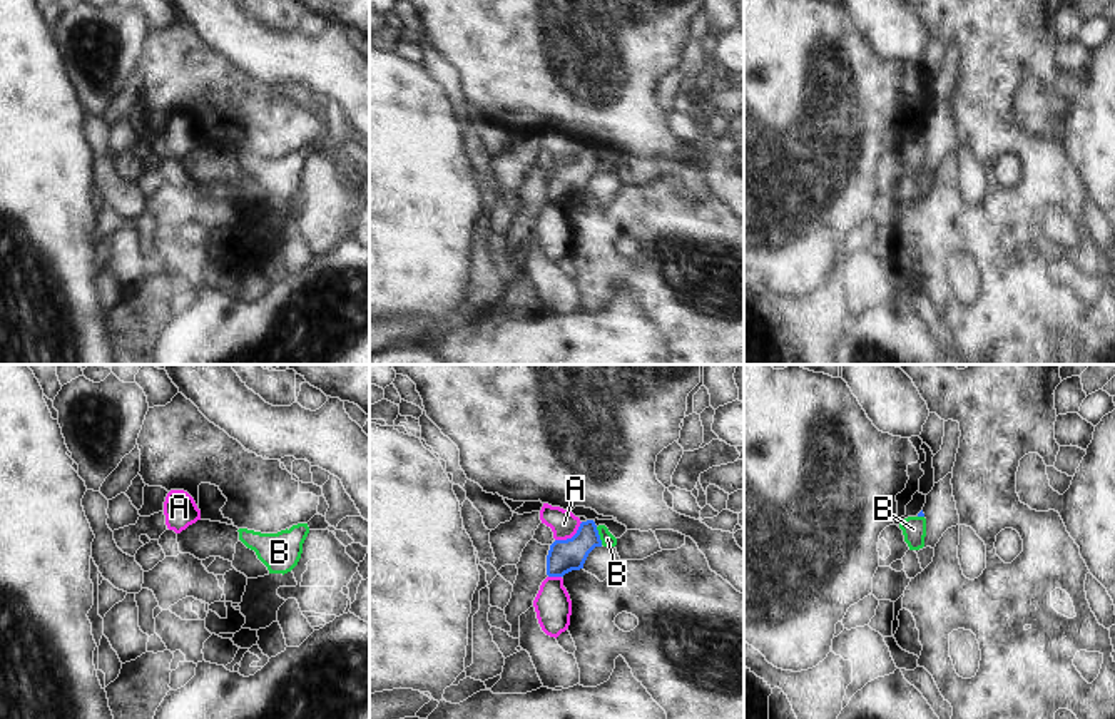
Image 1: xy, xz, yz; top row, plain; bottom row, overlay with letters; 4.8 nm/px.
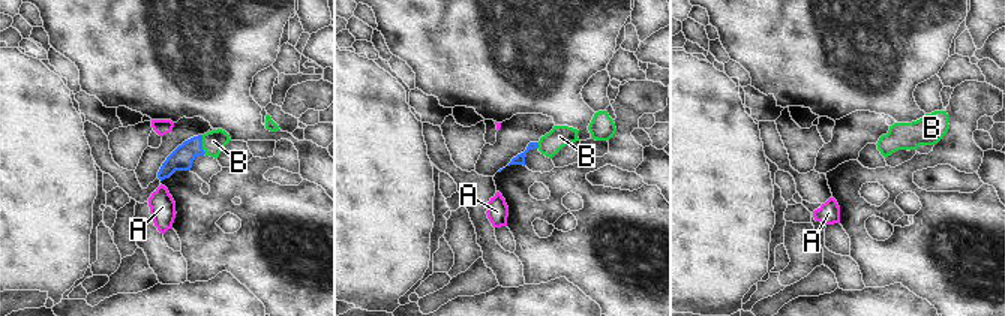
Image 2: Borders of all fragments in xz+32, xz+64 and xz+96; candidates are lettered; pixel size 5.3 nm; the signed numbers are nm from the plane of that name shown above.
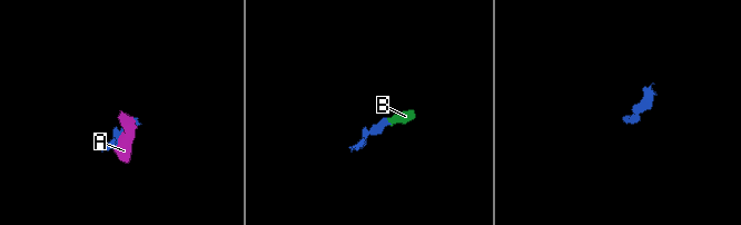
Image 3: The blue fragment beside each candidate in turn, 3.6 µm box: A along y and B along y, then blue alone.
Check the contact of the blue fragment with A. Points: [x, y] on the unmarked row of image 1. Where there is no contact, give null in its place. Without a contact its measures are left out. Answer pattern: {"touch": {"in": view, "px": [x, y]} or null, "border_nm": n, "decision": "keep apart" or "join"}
{"touch": {"in": "xz", "px": [572, 163]}, "border_nm": 160, "decision": "keep apart"}

